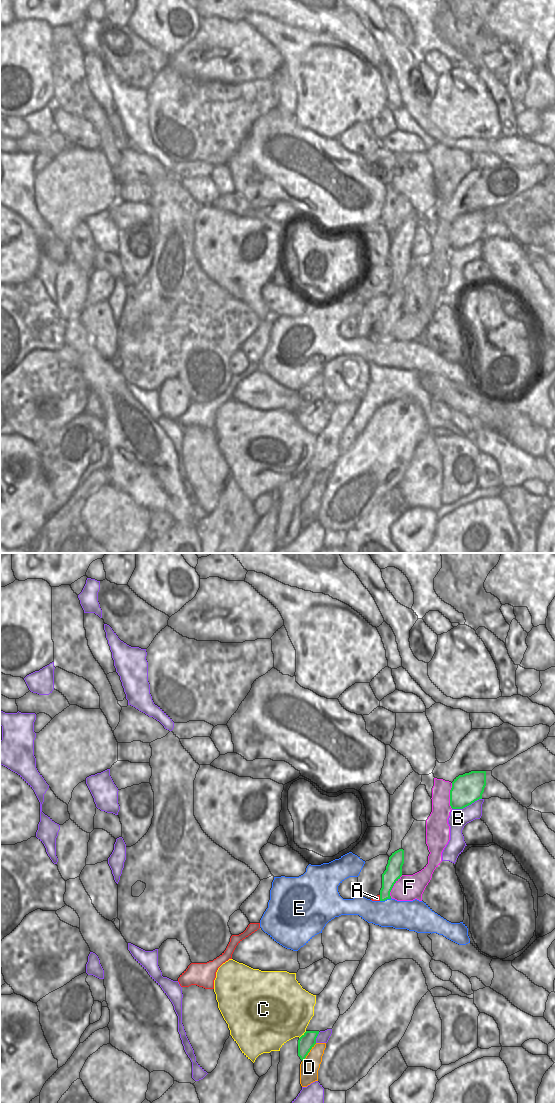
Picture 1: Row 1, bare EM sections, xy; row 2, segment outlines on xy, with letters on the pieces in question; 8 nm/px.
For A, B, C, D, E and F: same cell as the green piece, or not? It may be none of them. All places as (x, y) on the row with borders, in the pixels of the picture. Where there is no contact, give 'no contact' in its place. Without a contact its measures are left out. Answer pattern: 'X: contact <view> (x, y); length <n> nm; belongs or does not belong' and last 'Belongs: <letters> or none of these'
A: contact xy (380, 898); length 50 nm; does not belong
B: contact xy (466, 806); length 260 nm; does not belong
C: contact xy (302, 1035); length 90 nm; does not belong
D: contact xy (309, 1051); length 190 nm; does not belong
E: contact xy (385, 899); length 100 nm; does not belong
F: contact xy (450, 796); length 200 nm; does not belong
Belongs: none of these

